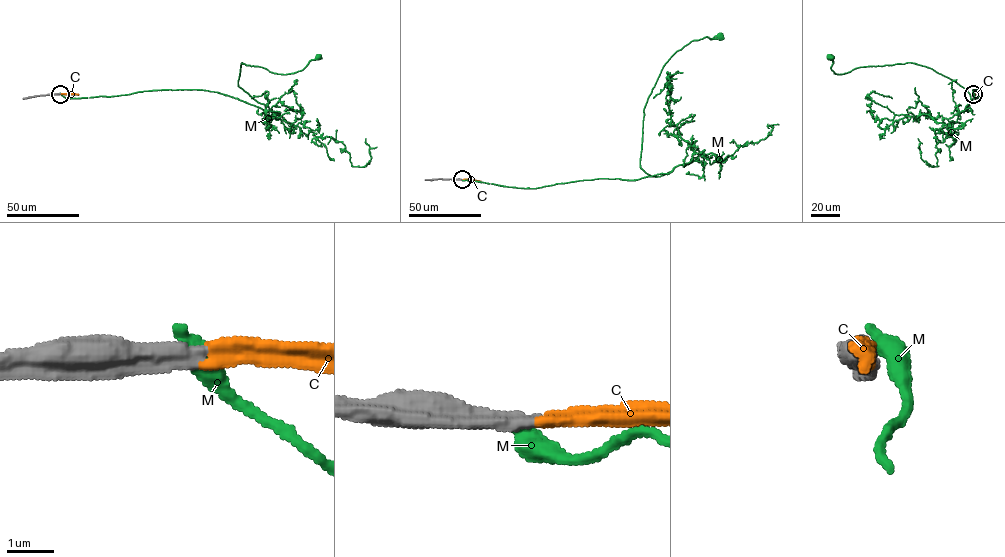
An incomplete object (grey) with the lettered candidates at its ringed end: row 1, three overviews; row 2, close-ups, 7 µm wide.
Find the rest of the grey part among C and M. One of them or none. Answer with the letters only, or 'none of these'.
C

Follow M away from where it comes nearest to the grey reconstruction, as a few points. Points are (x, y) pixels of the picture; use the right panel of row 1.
M: (974, 93), (982, 94), (972, 89), (965, 110), (968, 92), (931, 68), (906, 62), (838, 74), (830, 57)

